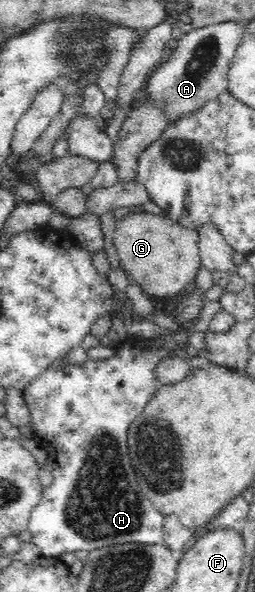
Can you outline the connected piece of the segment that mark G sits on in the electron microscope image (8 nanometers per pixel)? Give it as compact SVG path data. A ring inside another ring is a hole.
M131 213L117 219L113 244L123 267L145 293L154 296L179 295L198 274L201 266L199 232L172 221L166 215Z

